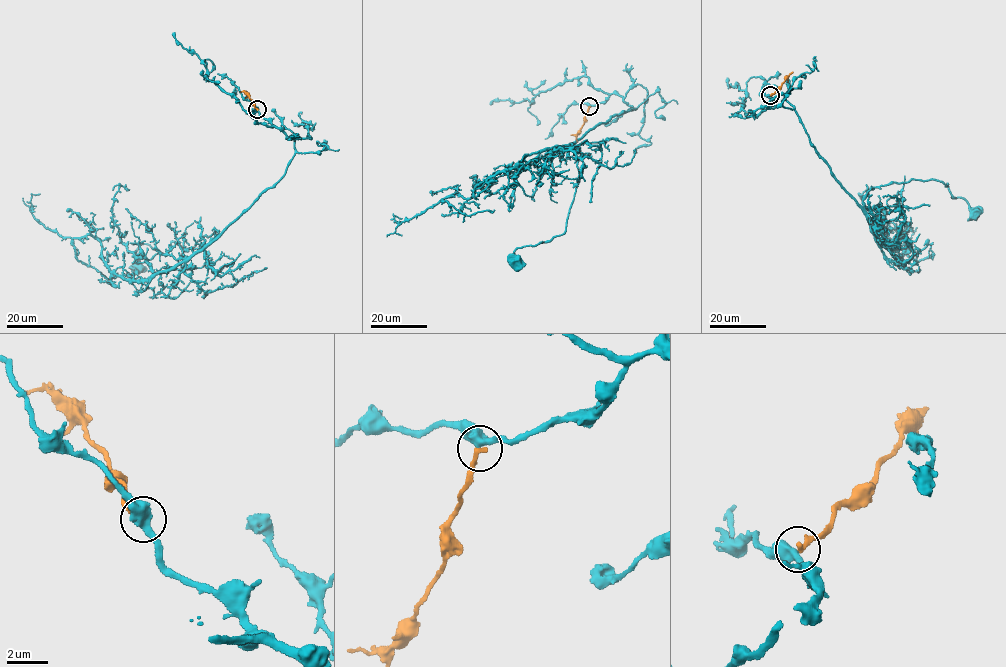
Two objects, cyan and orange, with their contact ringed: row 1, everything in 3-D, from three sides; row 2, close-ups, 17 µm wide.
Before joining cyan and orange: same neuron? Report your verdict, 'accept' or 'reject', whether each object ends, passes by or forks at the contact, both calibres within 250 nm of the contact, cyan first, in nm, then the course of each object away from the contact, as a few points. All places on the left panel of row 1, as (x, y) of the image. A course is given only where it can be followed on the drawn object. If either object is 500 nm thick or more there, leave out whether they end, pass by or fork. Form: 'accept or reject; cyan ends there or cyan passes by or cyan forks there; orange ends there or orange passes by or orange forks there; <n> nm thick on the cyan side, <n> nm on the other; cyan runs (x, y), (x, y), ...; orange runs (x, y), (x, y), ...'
accept; cyan passes by; orange ends there; 480 nm thick on the cyan side, 280 nm on the other; cyan runs (257, 110), (292, 136), (285, 173), (216, 239), (172, 242), (165, 254), (141, 244), (138, 265); orange runs (257, 109), (246, 91)

